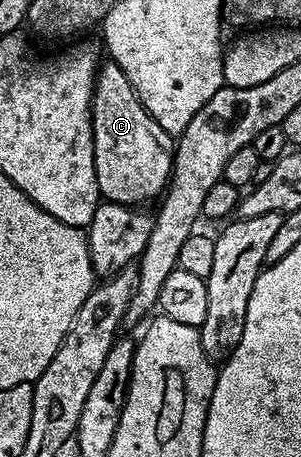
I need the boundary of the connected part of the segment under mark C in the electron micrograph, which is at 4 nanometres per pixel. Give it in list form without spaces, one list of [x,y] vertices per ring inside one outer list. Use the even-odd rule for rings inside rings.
[[[113,61],[101,64],[94,80],[94,102],[90,104],[92,137],[94,138],[94,164],[98,193],[103,200],[127,205],[146,205],[149,199],[157,200],[165,192],[174,169],[175,140],[144,109],[140,97],[132,89],[132,81],[124,77],[124,69]]]

